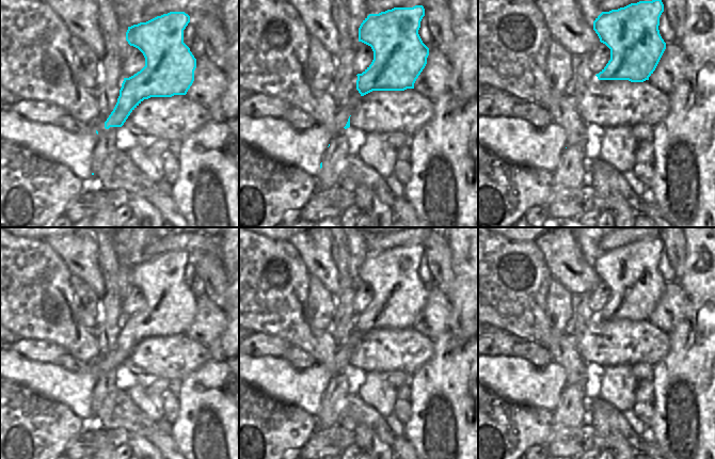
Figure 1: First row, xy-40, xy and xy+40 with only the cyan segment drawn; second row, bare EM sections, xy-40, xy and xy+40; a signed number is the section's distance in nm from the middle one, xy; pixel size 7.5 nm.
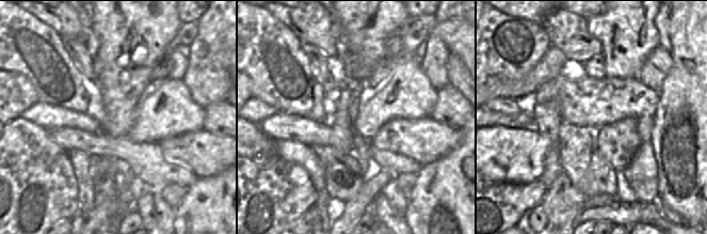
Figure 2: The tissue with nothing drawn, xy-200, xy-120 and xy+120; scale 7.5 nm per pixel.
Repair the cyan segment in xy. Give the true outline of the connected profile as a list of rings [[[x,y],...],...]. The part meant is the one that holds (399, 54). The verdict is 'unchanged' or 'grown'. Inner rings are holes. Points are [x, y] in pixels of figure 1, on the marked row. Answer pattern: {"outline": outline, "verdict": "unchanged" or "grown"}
{"outline": [[[423,5],[413,7],[394,7],[379,14],[369,14],[359,28],[359,42],[371,47],[374,60],[362,73],[358,74],[356,90],[364,96],[372,91],[404,91],[414,89],[414,83],[427,64],[429,48],[423,43],[418,30],[425,16]]], "verdict": "unchanged"}

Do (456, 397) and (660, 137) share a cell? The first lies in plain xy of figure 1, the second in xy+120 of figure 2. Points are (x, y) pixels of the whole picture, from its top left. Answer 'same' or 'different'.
same

